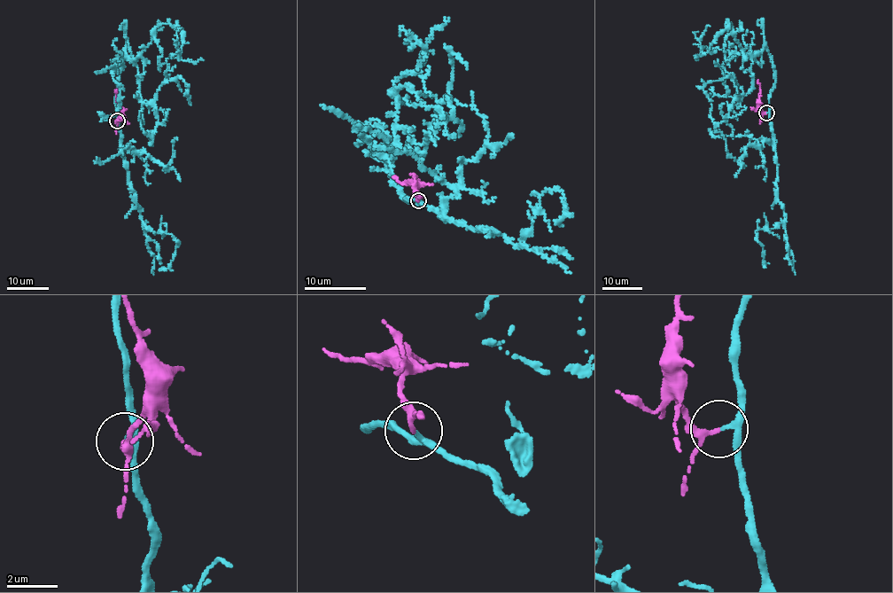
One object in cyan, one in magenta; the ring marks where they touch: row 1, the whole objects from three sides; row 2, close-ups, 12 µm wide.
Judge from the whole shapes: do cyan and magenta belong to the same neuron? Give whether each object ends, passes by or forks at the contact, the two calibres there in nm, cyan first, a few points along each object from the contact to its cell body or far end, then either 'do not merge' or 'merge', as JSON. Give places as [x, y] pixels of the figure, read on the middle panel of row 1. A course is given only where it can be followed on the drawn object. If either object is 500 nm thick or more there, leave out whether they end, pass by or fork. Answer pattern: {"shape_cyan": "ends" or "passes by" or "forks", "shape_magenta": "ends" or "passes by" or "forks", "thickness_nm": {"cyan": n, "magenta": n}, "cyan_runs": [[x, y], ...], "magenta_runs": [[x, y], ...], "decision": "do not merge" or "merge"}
{"shape_cyan": "passes by", "shape_magenta": "passes by", "thickness_nm": {"cyan": 180, "magenta": 170}, "cyan_runs": [[419, 199], [399, 195], [387, 173], [399, 105], [392, 91], [425, 54], [409, 35], [411, 42]], "magenta_runs": [[418, 199], [415, 184], [397, 181], [394, 175]], "decision": "merge"}

